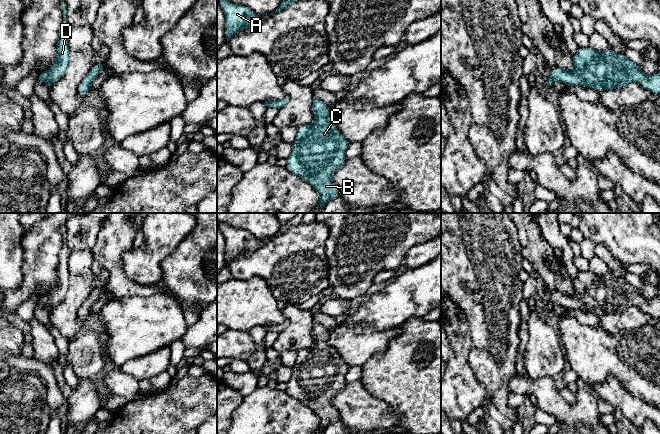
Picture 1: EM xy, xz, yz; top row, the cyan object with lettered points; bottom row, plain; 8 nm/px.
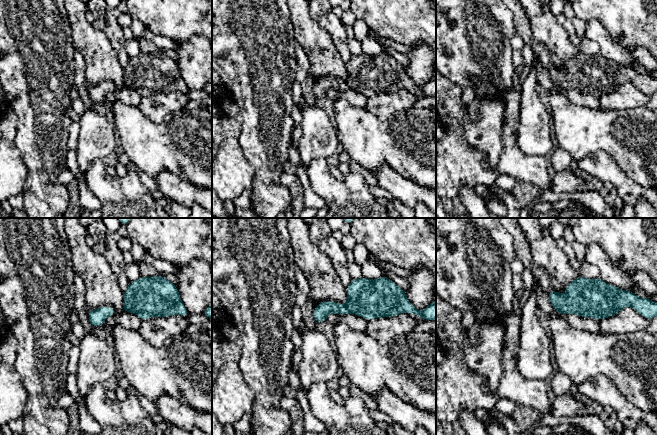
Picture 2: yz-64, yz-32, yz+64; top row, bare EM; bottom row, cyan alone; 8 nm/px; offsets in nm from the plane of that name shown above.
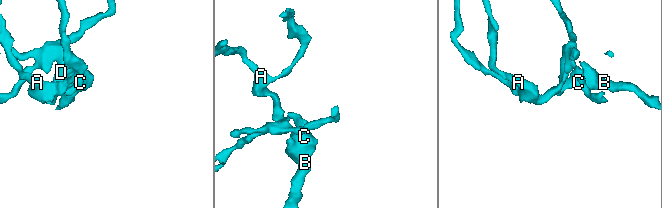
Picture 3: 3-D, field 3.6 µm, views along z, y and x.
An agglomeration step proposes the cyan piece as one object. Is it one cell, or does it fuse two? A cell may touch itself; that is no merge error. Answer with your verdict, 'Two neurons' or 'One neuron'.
One neuron

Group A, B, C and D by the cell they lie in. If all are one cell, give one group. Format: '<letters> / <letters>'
A B C D

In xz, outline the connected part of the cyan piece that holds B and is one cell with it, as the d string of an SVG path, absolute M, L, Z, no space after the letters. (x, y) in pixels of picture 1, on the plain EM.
M315 321L312 329L315 345L297 351L285 391L314 411L319 418L317 430L322 434L338 418L331 401L345 386L349 365L328 344L329 329Z

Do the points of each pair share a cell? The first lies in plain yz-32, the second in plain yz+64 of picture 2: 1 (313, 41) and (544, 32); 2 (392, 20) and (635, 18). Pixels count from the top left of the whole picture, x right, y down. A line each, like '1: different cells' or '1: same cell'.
1: different cells
2: same cell

